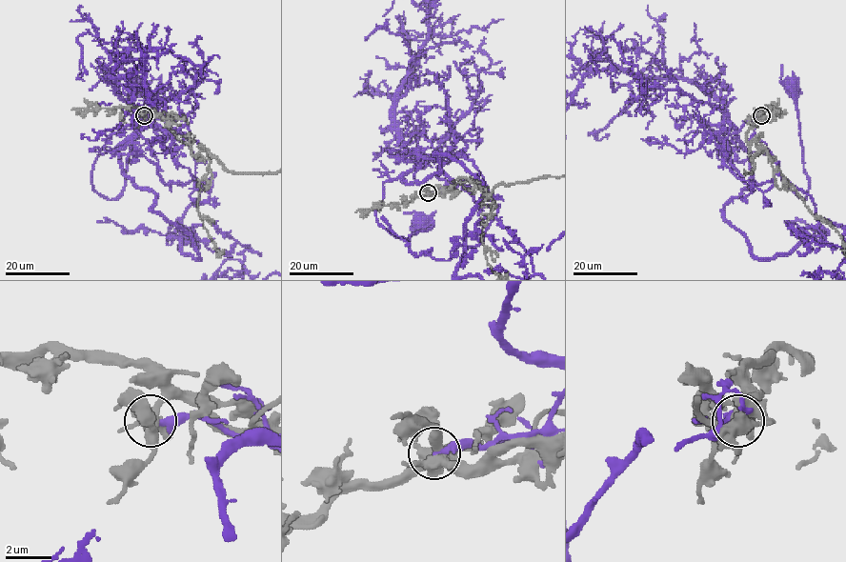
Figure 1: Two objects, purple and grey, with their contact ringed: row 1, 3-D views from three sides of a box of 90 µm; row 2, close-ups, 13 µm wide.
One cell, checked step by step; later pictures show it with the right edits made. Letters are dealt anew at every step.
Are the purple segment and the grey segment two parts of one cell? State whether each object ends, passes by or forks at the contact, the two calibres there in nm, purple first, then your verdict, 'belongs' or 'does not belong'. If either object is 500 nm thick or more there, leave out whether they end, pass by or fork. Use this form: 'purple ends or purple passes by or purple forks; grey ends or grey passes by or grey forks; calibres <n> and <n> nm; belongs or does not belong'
purple ends; grey forks; calibres 220 and 440 nm; does not belong

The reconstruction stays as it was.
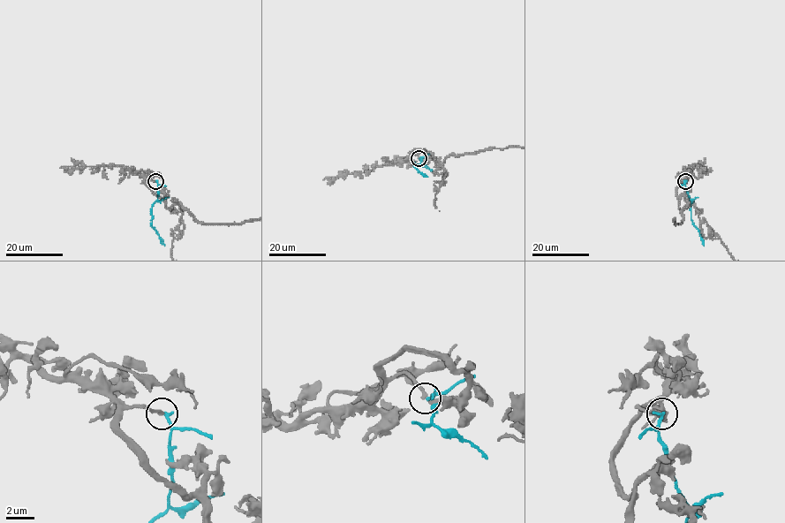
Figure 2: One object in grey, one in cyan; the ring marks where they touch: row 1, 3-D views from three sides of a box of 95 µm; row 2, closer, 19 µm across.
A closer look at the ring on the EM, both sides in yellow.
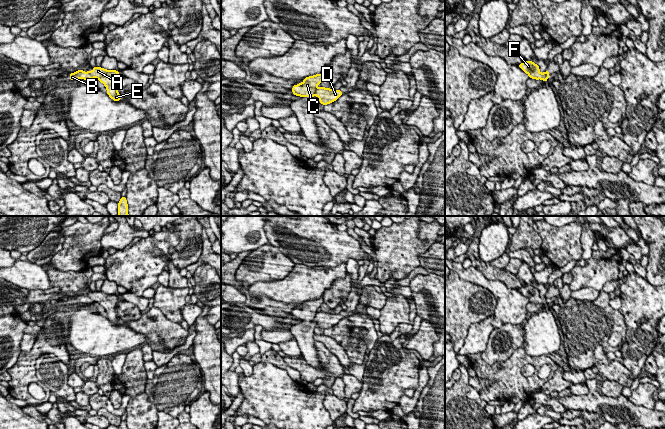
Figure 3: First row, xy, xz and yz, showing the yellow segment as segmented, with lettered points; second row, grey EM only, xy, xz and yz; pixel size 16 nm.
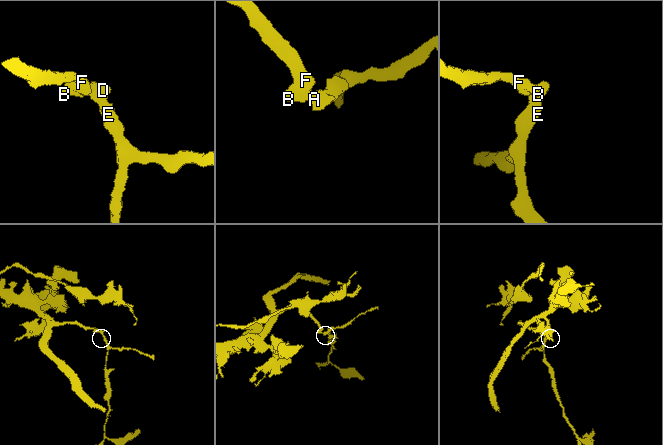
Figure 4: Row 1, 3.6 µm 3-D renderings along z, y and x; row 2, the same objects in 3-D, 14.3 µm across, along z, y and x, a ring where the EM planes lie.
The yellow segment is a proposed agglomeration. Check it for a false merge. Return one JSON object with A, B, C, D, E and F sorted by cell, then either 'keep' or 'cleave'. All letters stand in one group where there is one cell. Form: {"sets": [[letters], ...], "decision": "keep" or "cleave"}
{"sets": [["A", "D", "E"], ["B", "C", "F"]], "decision": "cleave"}

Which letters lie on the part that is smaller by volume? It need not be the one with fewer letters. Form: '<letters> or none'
A, D, E

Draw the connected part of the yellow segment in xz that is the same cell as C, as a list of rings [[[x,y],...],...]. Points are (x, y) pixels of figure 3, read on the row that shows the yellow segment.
[[[322,73],[306,77],[302,83],[293,86],[292,92],[296,96],[311,98],[316,92],[317,85],[320,84],[323,79]]]

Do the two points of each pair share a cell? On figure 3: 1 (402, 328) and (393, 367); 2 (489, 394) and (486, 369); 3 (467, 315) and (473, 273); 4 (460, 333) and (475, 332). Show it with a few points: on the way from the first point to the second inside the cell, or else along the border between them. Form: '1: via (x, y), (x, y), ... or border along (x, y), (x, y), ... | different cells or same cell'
1: border along (388, 335), (392, 339), (399, 337) | different cells
2: via (495, 388), (498, 385), (498, 380), (492, 374) | same cell
3: border along (455, 271), (460, 277), (487, 288), (493, 294) | different cells
4: border along (484, 318), (470, 325), (464, 343), (457, 353) | different cells

